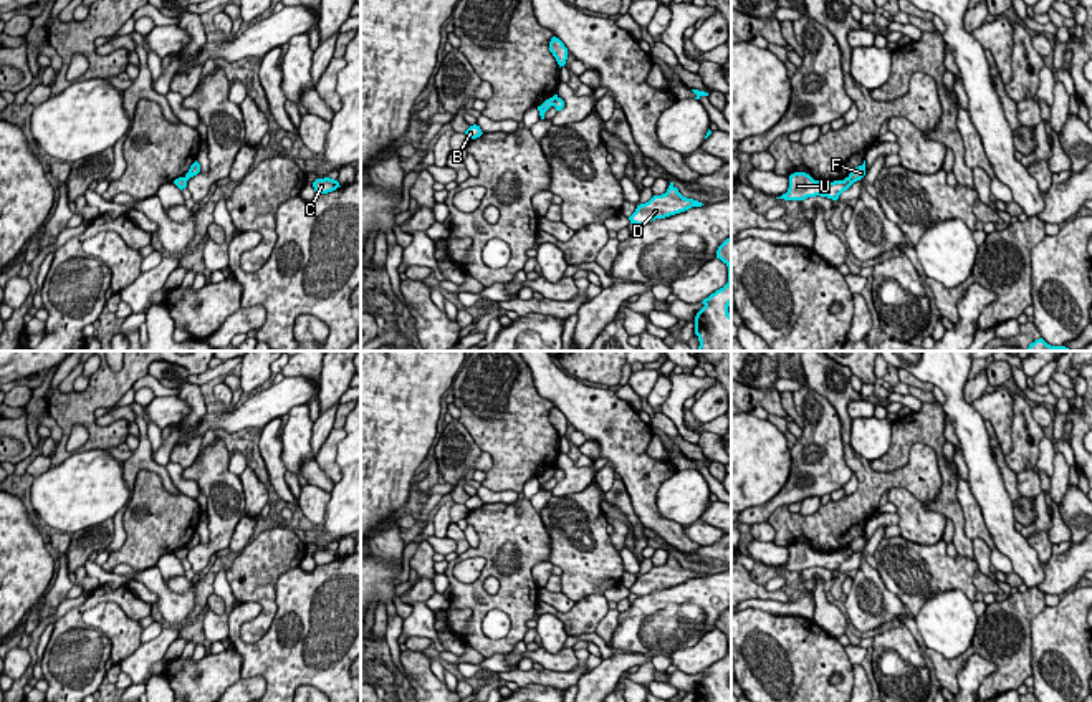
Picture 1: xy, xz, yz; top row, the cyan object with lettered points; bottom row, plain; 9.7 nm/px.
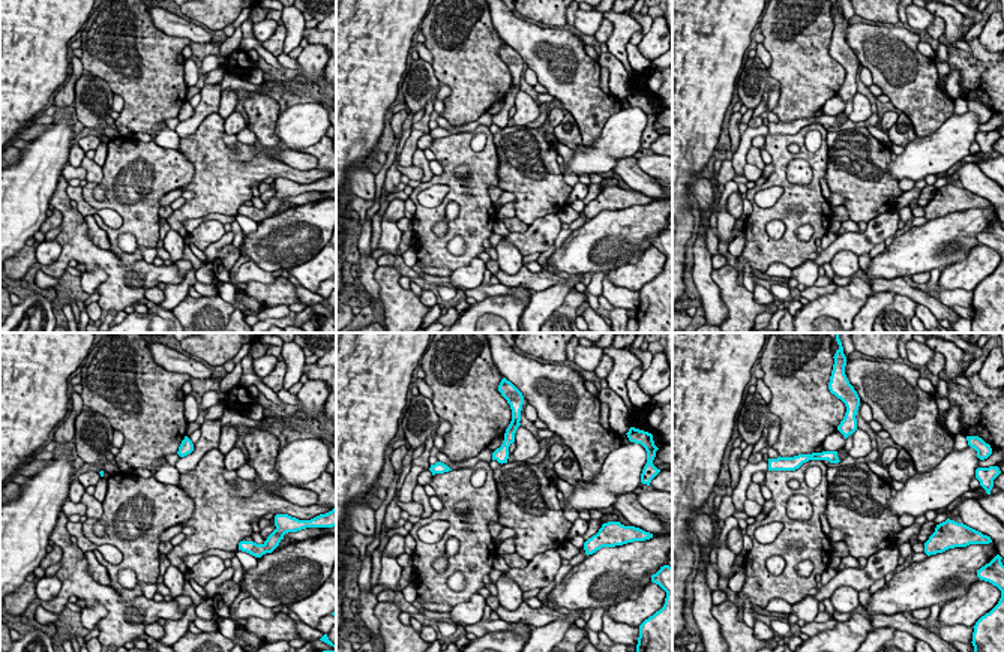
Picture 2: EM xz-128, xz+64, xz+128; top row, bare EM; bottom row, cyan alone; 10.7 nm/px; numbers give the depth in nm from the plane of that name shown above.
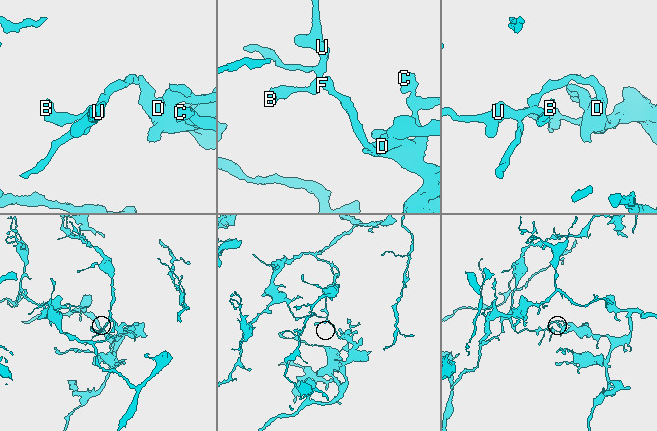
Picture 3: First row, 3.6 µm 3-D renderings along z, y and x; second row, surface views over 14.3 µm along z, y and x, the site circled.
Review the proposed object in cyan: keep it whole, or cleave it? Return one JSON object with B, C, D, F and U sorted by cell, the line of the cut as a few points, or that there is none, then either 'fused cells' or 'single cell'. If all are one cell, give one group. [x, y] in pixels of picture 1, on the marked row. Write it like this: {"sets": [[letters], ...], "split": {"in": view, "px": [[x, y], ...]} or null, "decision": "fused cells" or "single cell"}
{"sets": [["B", "U"], ["C", "D", "F"]], "split": {"in": "yz", "px": [[849, 176], [852, 182]]}, "decision": "fused cells"}

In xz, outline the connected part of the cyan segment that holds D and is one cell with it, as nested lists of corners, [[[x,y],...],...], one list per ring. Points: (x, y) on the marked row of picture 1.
[[[670,182],[668,189],[662,195],[654,195],[649,202],[637,205],[635,212],[629,217],[630,224],[645,225],[655,219],[665,219],[692,207],[702,207],[703,204],[693,199],[683,197],[678,189]]]

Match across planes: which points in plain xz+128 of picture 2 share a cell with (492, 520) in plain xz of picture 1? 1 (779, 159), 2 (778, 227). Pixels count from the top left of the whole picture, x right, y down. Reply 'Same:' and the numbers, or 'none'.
Same: 1

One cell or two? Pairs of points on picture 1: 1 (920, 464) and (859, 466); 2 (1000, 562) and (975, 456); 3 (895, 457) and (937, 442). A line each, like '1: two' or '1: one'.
1: one
2: two
3: one

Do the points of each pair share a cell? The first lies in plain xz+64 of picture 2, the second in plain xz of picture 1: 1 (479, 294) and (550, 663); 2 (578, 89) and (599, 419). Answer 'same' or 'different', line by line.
1: different
2: same

